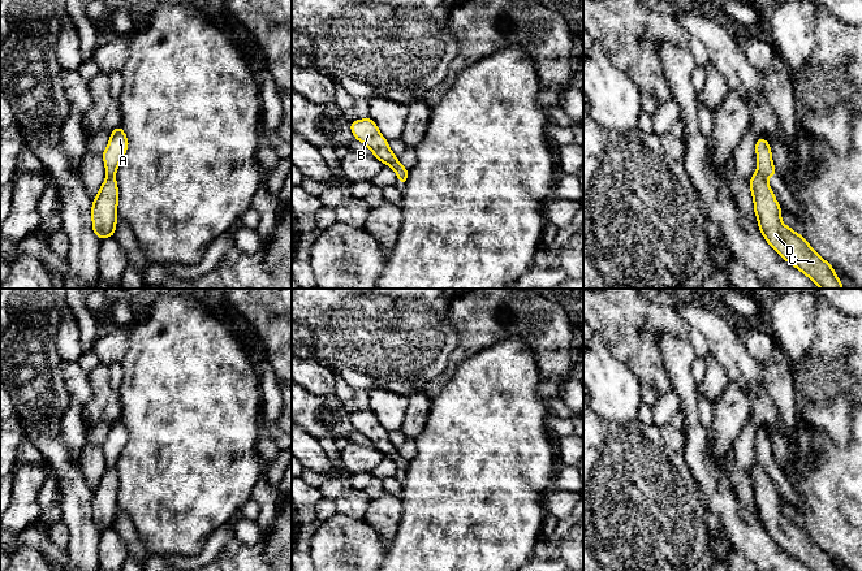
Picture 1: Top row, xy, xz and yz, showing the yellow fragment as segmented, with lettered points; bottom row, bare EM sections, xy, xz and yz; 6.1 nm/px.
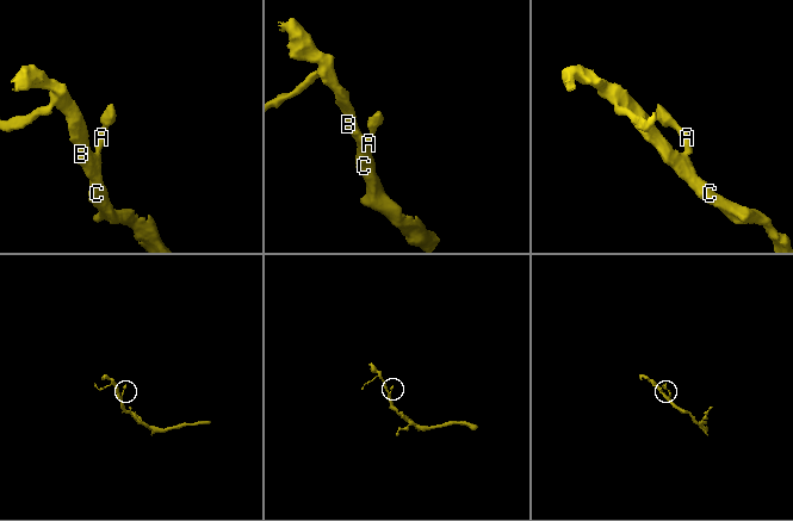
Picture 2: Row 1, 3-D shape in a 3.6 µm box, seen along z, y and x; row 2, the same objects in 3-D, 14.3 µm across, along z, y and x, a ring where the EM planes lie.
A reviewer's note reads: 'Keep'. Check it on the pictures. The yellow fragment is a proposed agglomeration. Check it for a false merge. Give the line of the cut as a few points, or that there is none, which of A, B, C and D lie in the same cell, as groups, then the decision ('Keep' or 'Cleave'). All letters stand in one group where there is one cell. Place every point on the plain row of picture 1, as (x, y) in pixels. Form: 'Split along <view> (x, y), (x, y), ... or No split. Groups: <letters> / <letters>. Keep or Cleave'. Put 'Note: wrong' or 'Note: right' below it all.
Split along yz (758, 462), (766, 471). Groups: A / B C D. Cleave
Note: wrong

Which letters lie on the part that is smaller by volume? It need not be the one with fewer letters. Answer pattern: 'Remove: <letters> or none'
Remove: A

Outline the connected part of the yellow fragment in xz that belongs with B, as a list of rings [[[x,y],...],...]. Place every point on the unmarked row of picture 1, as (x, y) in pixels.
[[[370,408],[350,414],[350,421],[357,432],[372,442],[374,449],[389,457],[398,470],[406,471],[409,462],[397,453],[397,447],[391,442],[388,432],[380,425]]]

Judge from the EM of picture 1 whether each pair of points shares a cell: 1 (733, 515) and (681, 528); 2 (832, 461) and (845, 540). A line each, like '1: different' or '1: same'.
1: different
2: same

